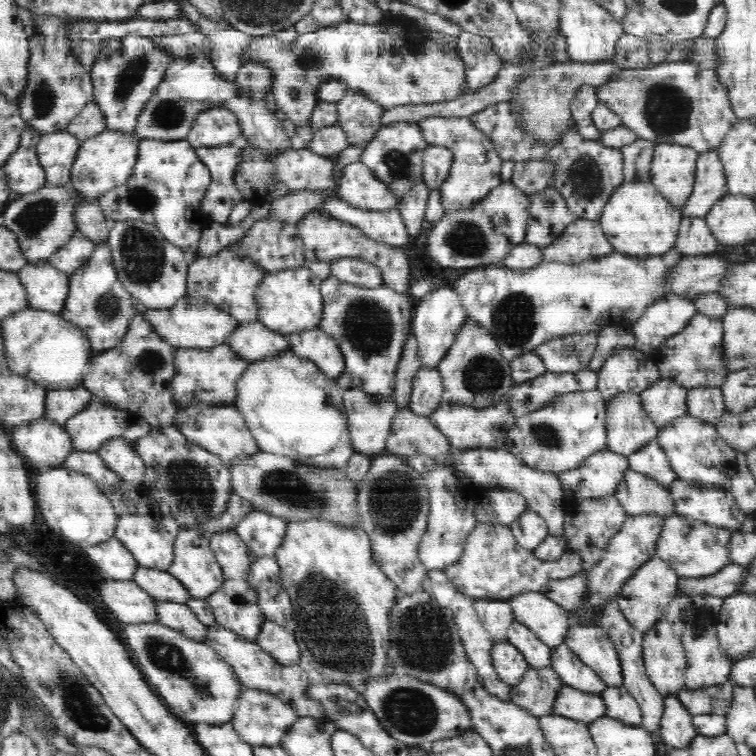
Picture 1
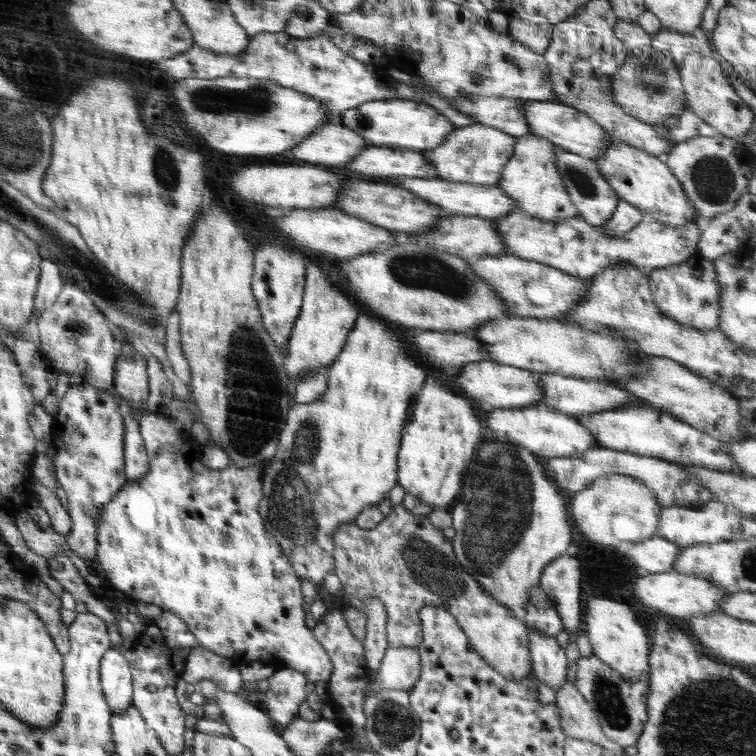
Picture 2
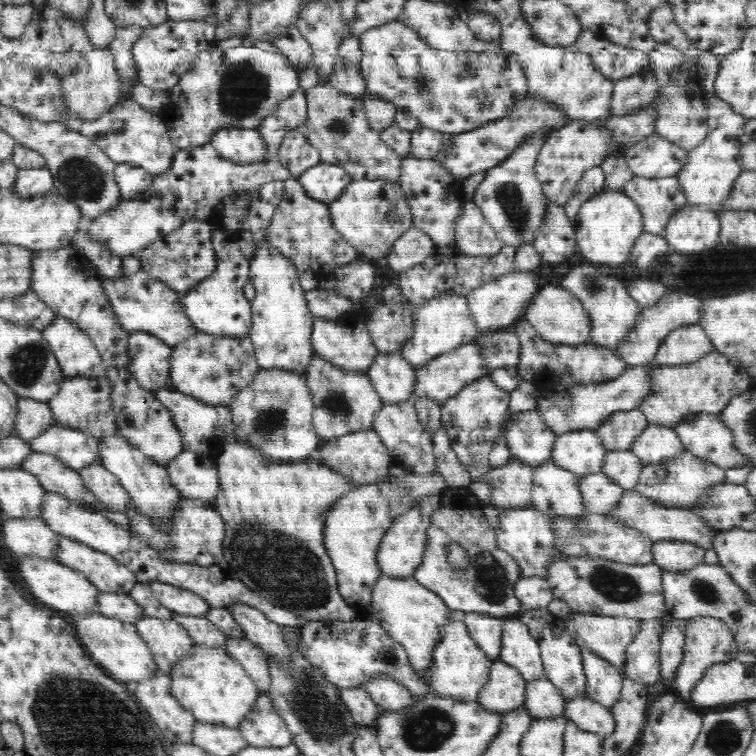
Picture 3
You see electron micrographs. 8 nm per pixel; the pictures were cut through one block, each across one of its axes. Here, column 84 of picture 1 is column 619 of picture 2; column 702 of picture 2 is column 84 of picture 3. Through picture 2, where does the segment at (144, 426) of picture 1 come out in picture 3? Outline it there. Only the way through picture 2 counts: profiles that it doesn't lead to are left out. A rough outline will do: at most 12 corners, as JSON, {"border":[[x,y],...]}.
{"border":[[53,424],[29,443],[77,471],[99,460],[99,439]]}

